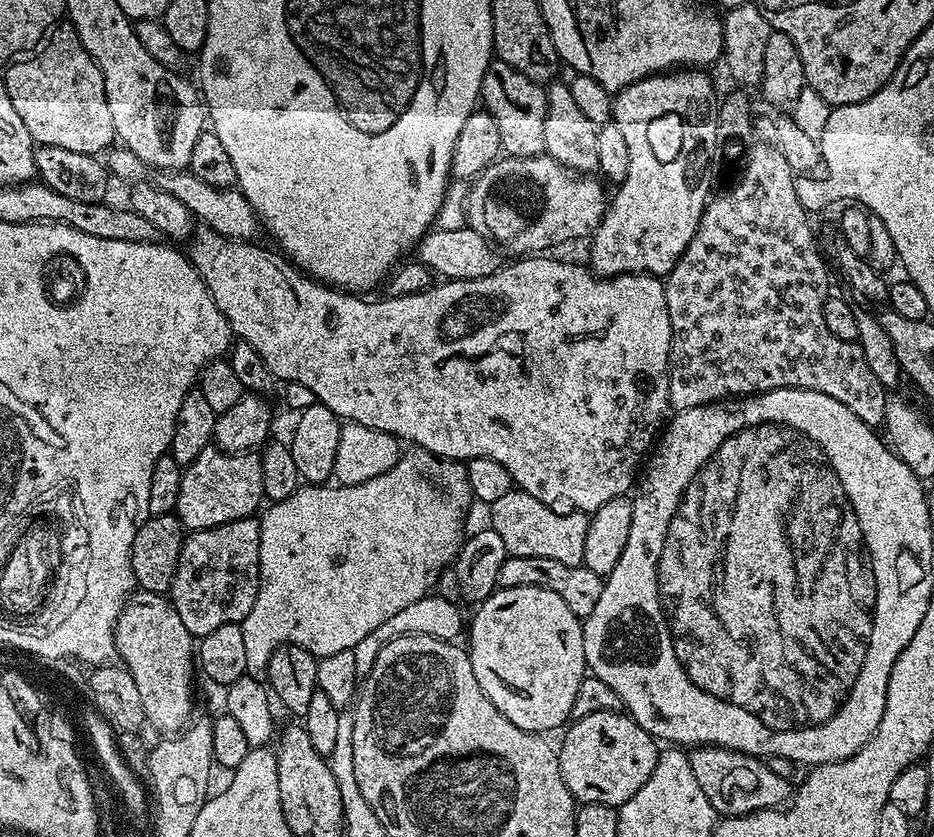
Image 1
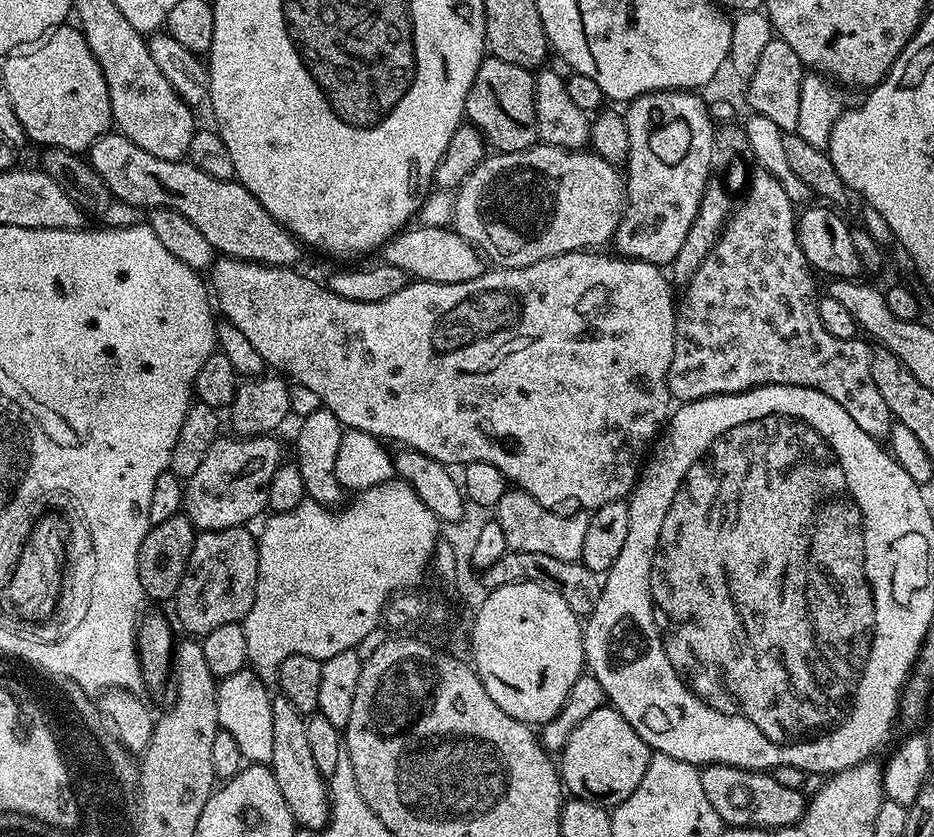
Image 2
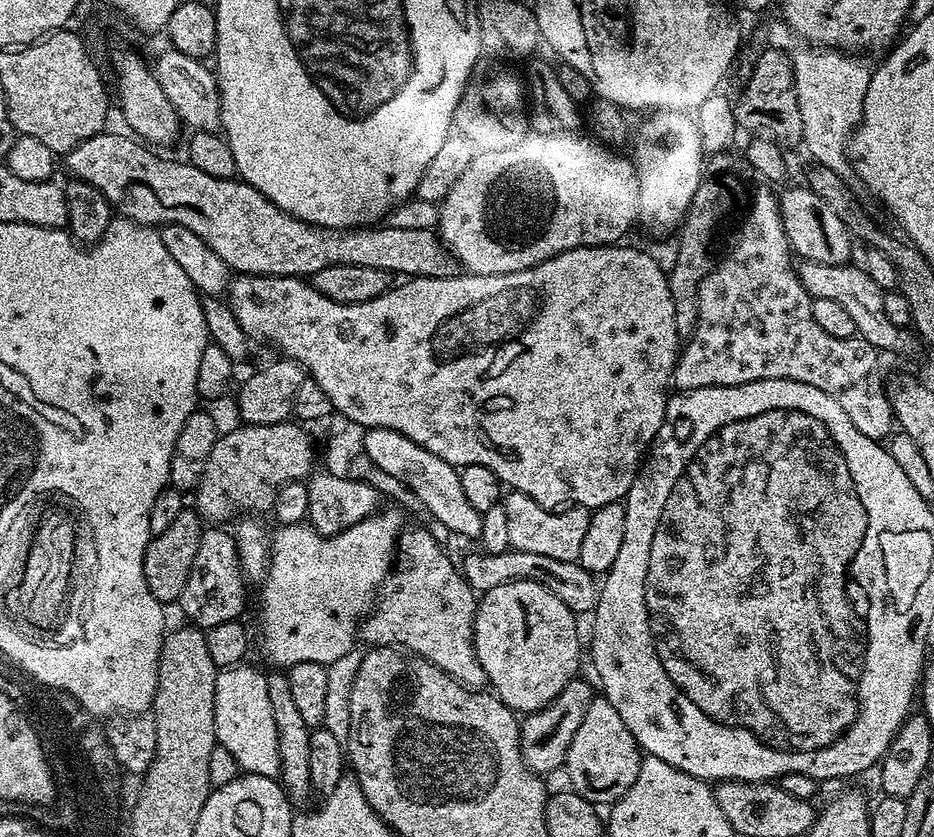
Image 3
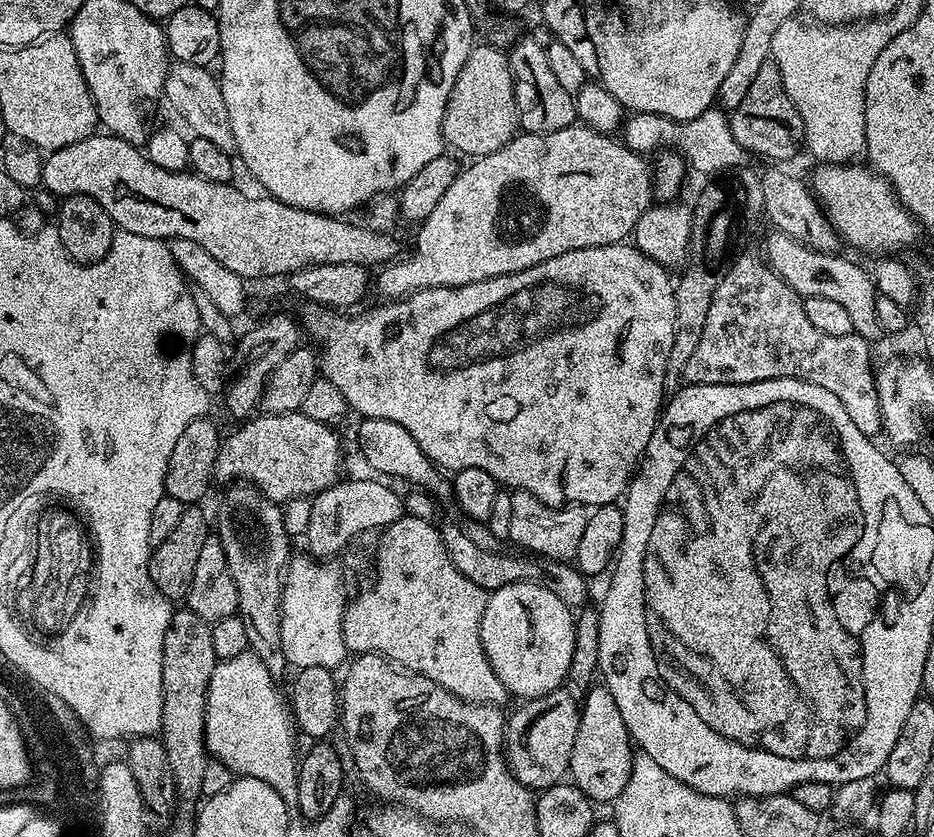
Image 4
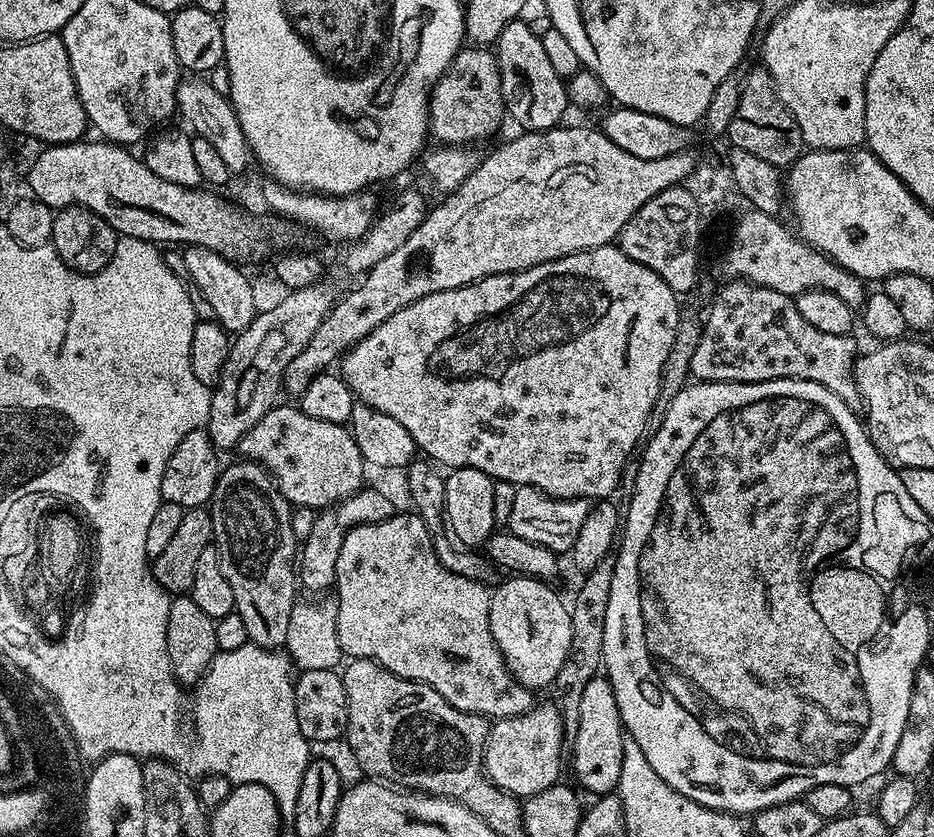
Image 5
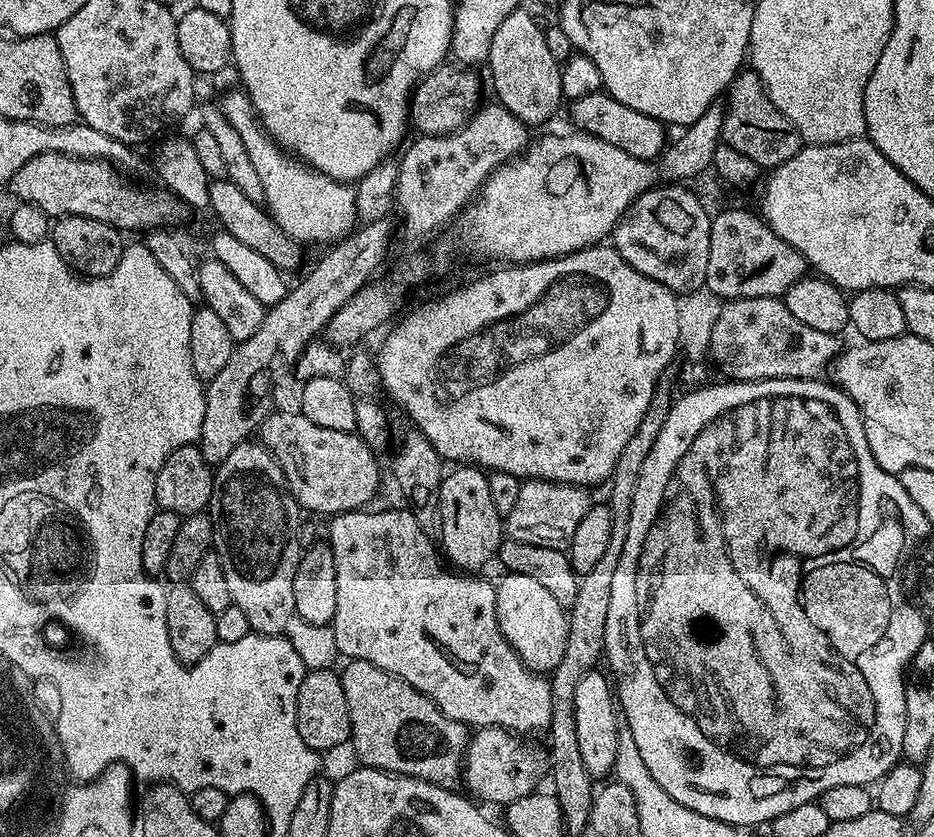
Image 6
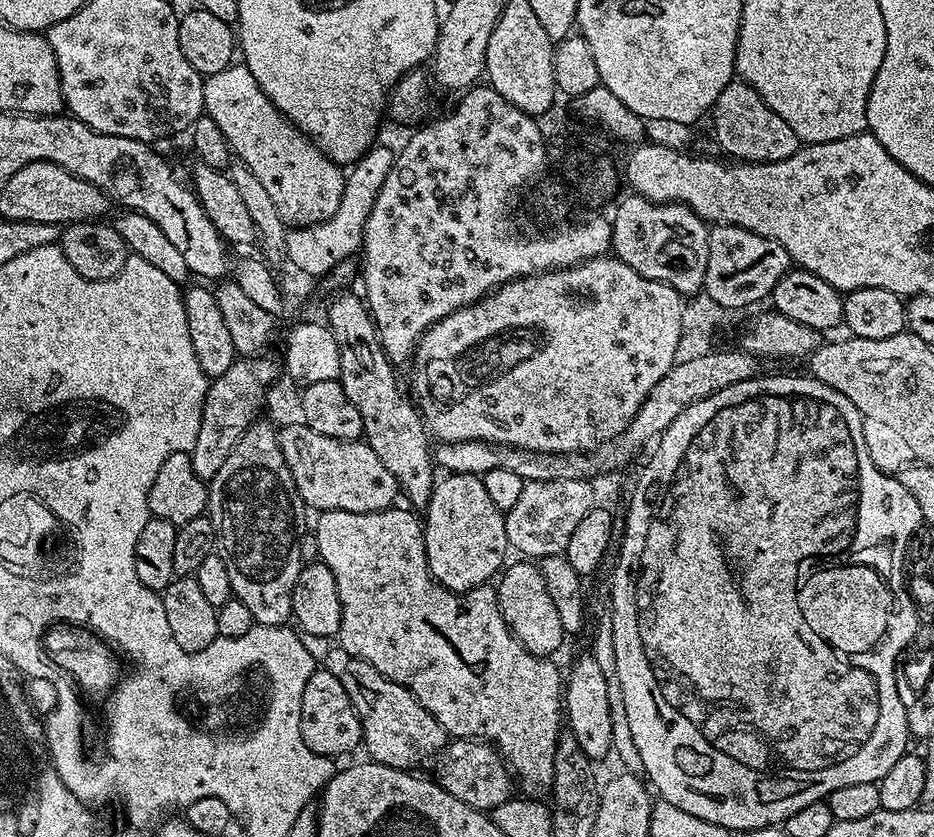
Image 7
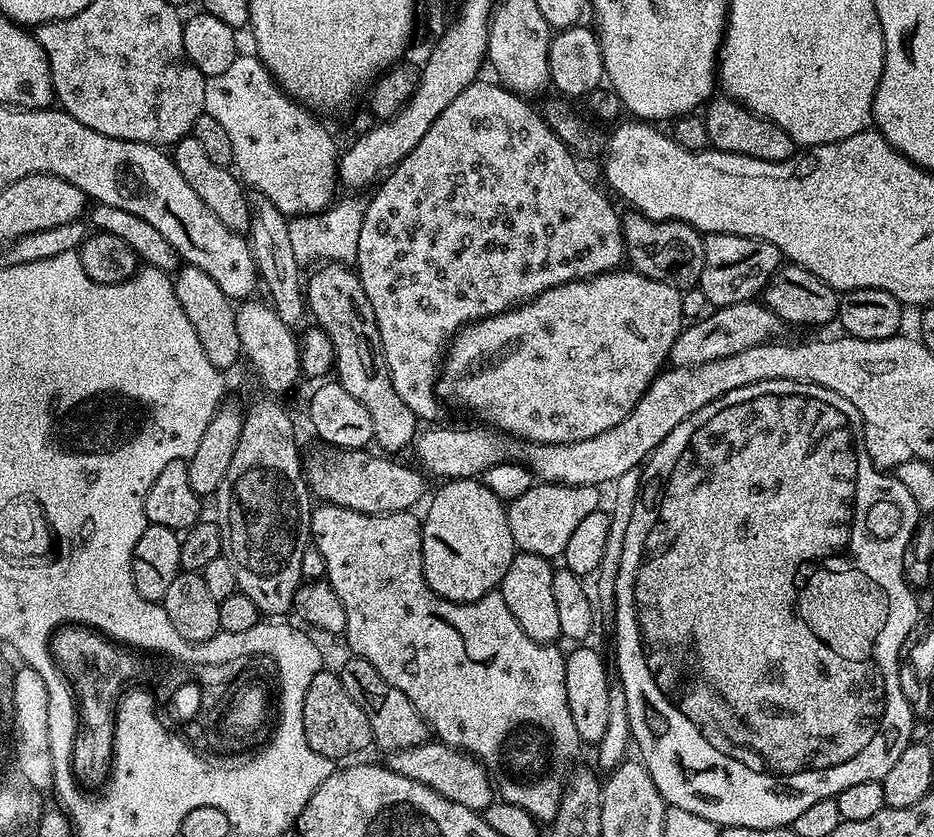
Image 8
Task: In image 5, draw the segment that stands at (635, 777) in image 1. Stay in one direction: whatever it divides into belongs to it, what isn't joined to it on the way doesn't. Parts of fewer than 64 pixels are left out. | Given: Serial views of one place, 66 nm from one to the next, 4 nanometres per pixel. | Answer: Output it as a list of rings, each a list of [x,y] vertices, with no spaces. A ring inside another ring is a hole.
[[[598,674],[590,678],[582,694],[582,703],[578,705],[578,734],[570,741],[570,768],[572,764],[576,771],[575,783],[581,789],[584,787],[593,792],[593,797],[617,791],[618,778],[622,778],[622,738],[625,734],[624,723],[618,714],[618,698],[614,698],[607,675]]]

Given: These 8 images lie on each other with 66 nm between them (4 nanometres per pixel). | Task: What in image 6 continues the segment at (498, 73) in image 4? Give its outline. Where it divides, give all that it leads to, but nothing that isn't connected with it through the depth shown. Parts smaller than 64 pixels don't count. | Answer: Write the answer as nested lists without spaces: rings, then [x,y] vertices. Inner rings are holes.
[[[445,62],[435,72],[428,73],[413,90],[408,106],[408,119],[422,136],[445,136],[466,123],[481,107],[480,80],[468,66],[453,66]]]

